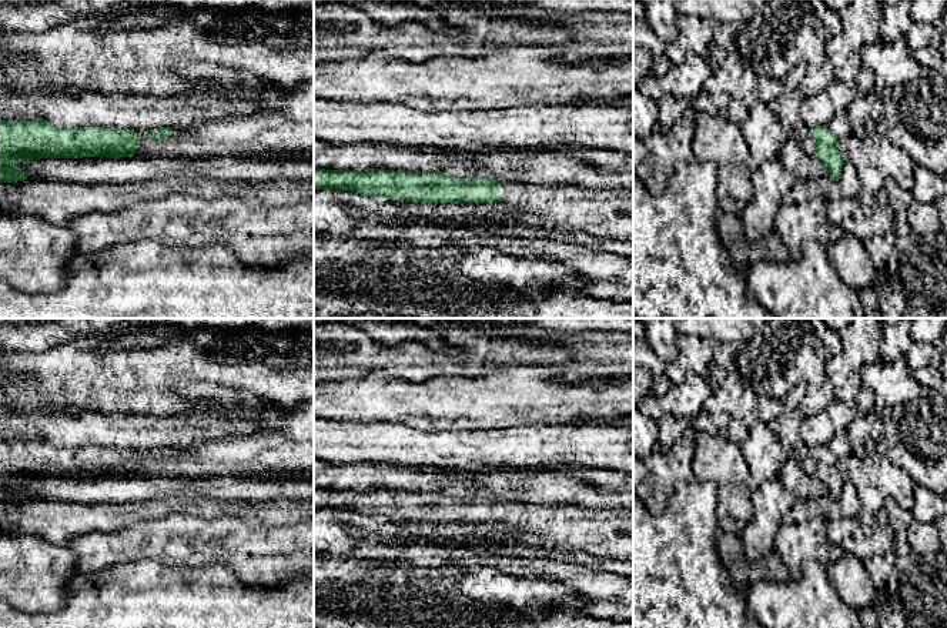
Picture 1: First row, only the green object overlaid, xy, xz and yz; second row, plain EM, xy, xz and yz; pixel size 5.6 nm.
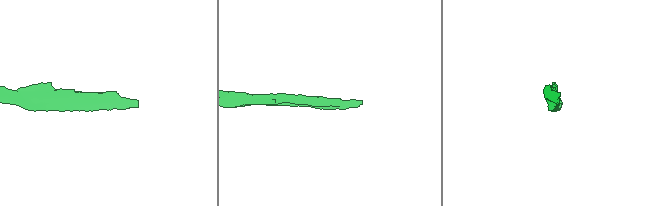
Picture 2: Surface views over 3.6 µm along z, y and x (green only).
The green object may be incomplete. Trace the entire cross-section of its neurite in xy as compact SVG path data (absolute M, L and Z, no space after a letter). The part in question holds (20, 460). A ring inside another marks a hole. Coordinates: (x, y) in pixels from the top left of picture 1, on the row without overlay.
M47 440L0 441L0 502L17 502L27 495L19 481L40 478L133 477L140 452L110 447L56 448Z

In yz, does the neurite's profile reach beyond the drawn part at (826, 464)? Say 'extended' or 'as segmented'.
extended

